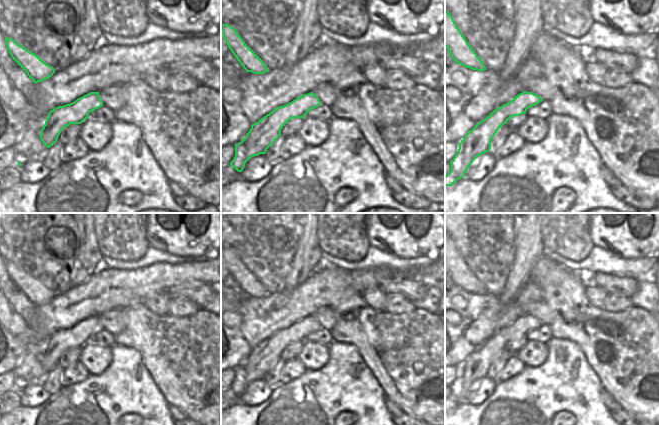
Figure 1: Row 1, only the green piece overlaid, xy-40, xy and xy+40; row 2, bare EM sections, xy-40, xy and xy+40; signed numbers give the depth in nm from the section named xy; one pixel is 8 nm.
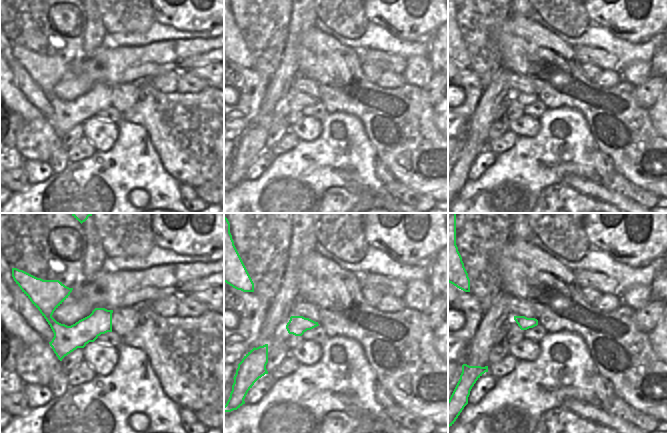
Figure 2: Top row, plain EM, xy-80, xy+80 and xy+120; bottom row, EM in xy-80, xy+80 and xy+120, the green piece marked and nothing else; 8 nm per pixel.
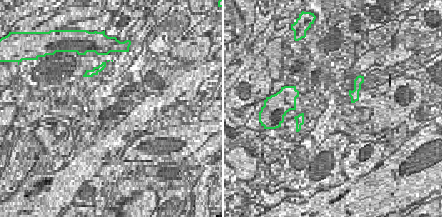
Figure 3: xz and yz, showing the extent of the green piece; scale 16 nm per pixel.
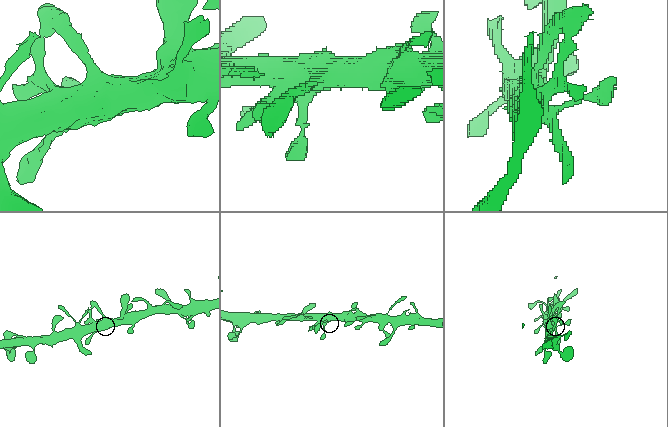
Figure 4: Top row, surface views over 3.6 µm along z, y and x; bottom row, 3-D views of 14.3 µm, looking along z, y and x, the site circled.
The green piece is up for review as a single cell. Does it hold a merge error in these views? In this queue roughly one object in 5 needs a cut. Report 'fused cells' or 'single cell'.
single cell

